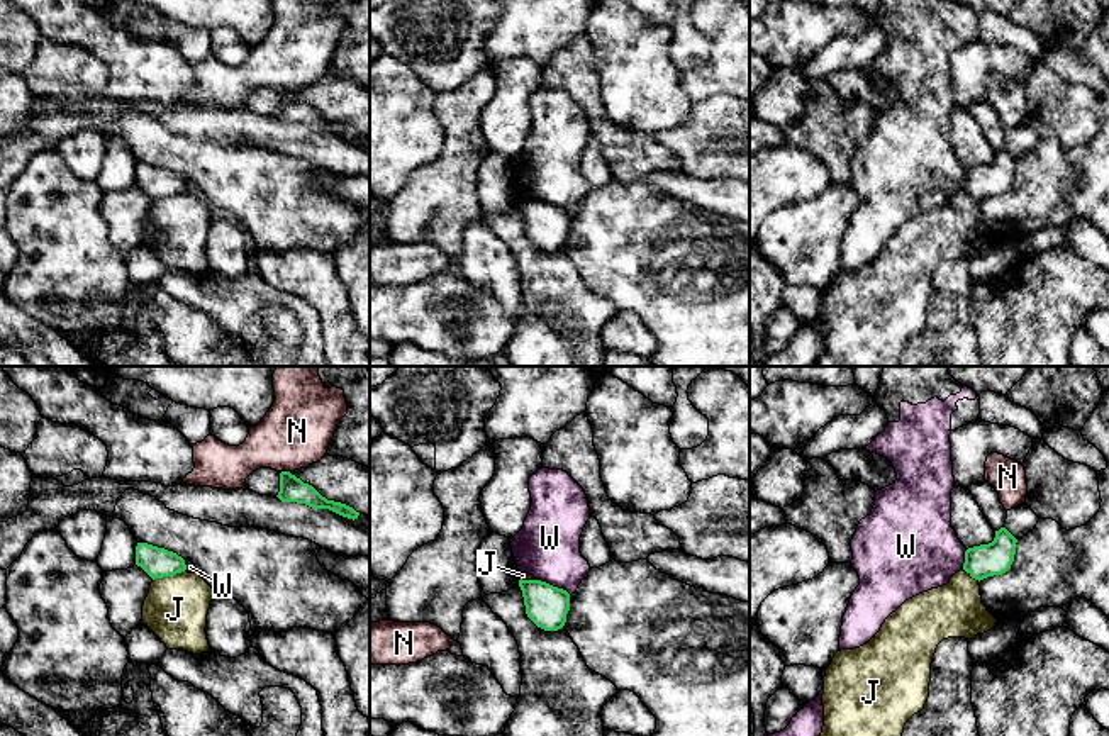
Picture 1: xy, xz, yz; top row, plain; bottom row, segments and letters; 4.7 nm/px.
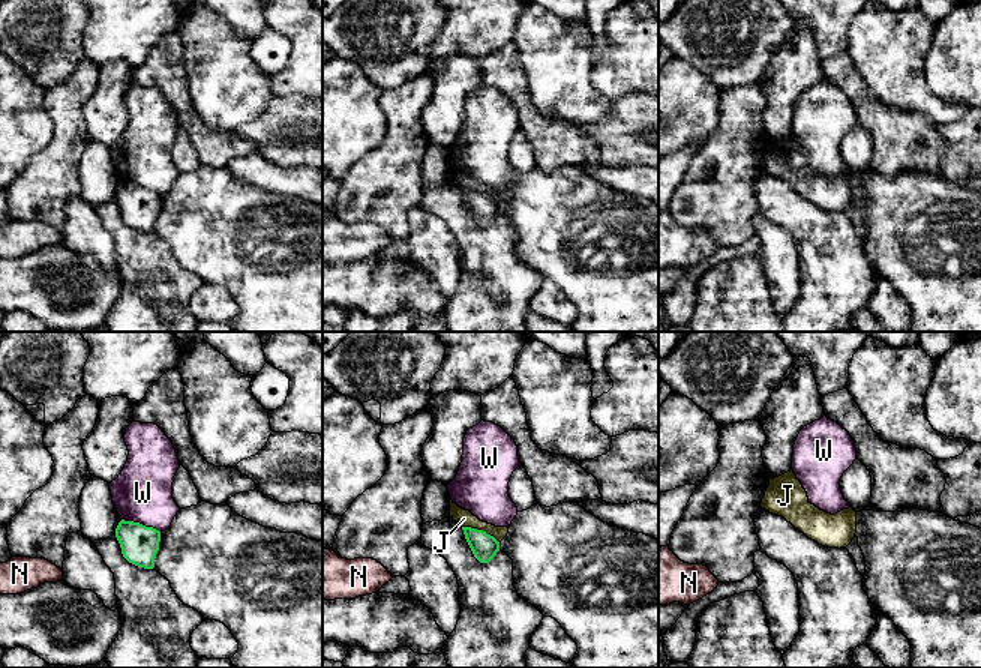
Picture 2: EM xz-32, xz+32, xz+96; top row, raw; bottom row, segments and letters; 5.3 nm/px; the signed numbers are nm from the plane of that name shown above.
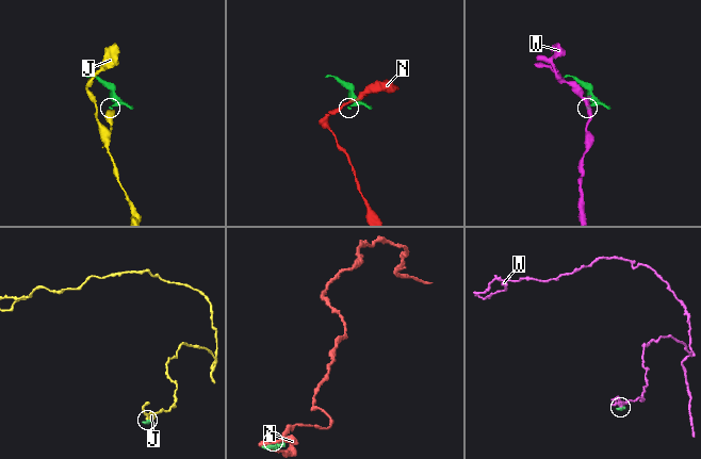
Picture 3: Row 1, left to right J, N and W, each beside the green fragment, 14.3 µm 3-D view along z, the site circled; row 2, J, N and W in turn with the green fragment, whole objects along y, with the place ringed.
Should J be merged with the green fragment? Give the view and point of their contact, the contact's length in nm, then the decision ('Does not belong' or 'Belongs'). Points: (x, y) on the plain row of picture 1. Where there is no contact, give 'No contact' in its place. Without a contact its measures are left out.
Touches green at xy (168, 195). Shared border 160 nm. Does not belong

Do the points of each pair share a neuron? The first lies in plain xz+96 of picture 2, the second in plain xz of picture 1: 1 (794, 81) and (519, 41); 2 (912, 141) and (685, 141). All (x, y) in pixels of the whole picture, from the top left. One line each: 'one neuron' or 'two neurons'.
1: two neurons
2: two neurons

